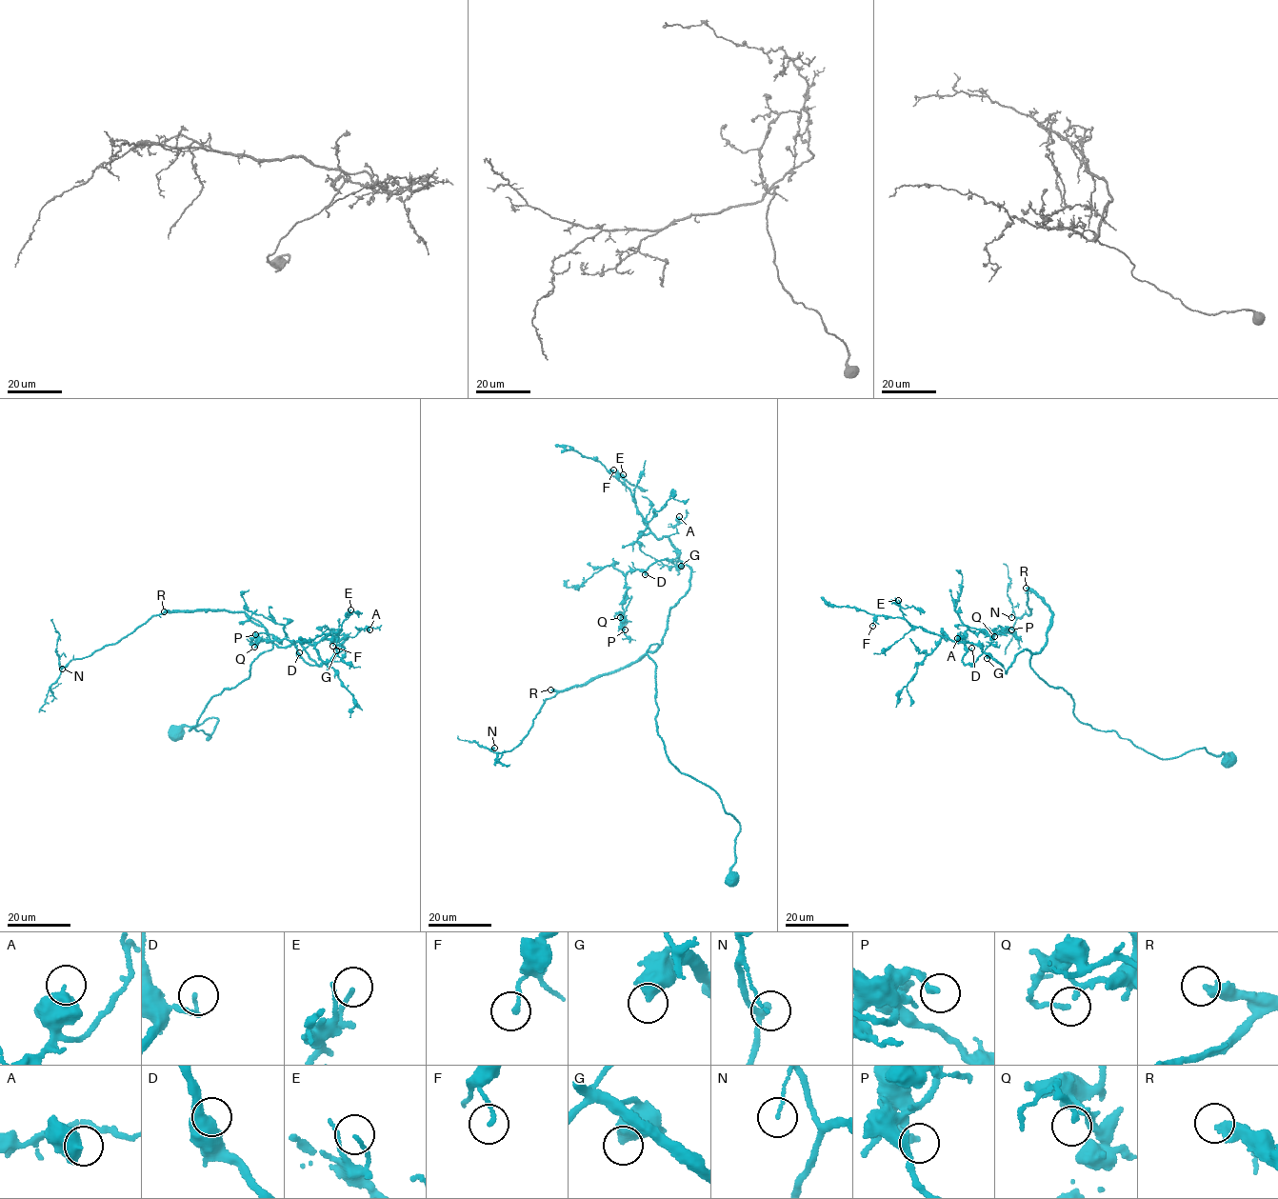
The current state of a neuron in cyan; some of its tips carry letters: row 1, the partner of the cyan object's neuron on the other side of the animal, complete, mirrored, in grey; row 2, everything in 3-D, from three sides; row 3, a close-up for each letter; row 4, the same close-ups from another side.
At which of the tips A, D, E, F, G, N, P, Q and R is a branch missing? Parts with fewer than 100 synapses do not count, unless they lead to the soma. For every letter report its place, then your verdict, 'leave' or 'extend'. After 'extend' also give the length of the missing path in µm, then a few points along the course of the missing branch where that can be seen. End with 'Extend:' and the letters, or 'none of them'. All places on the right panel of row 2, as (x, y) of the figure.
A: at (957, 638); leave
D: at (971, 648); leave
E: at (898, 600); leave
F: at (872, 626); leave
G: at (987, 658); leave
N: at (1011, 617); leave
P: at (1011, 629); leave
Q: at (994, 636); leave
R: at (1026, 588); extend; about 140 µm are missing; missing branch runs (1026, 588), (1013, 582), (991, 541), (968, 528), (971, 519), (994, 541), (975, 537), (989, 542), (1004, 604)
Extend: R

